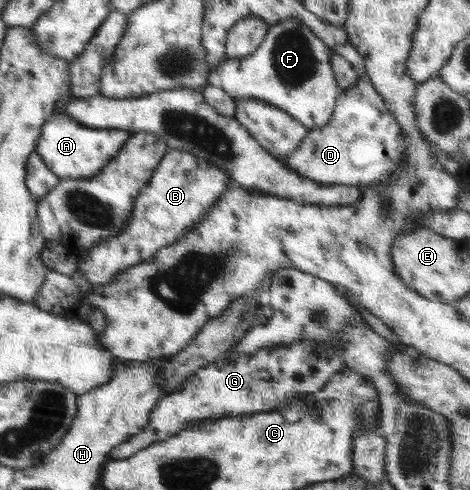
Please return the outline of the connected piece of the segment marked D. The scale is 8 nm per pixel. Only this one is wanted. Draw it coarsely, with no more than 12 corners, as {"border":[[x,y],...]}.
{"border":[[367,77],[280,158],[328,185],[388,183],[402,126]]}

